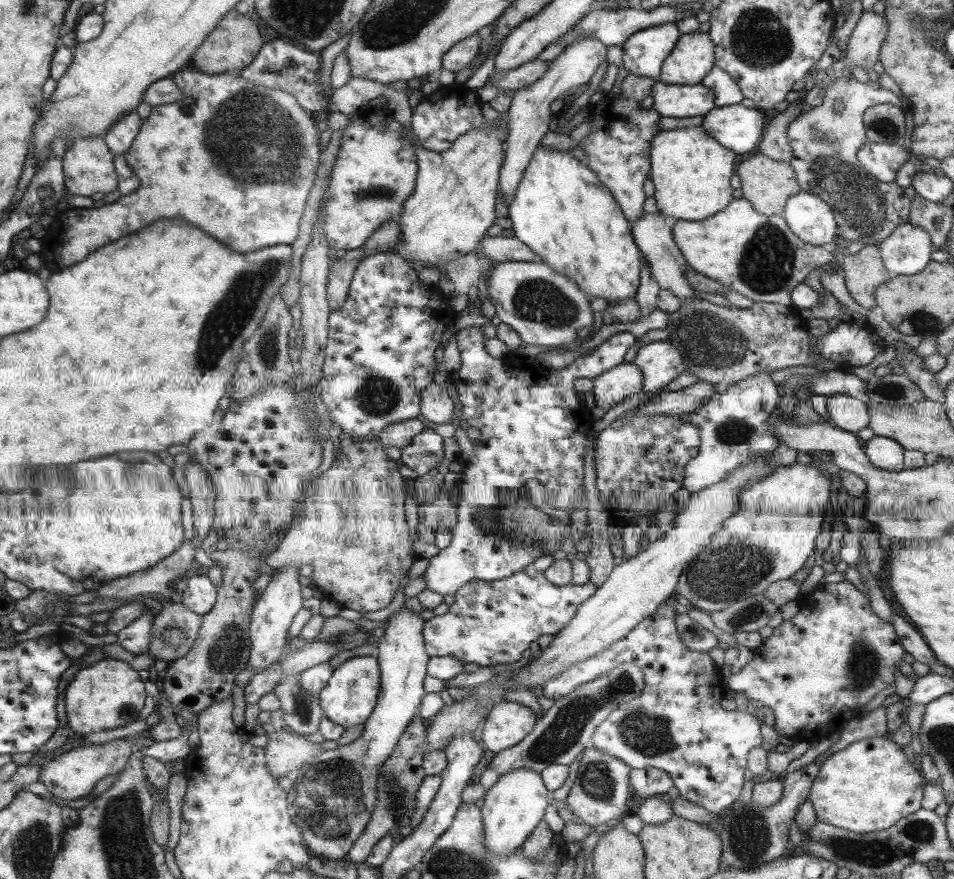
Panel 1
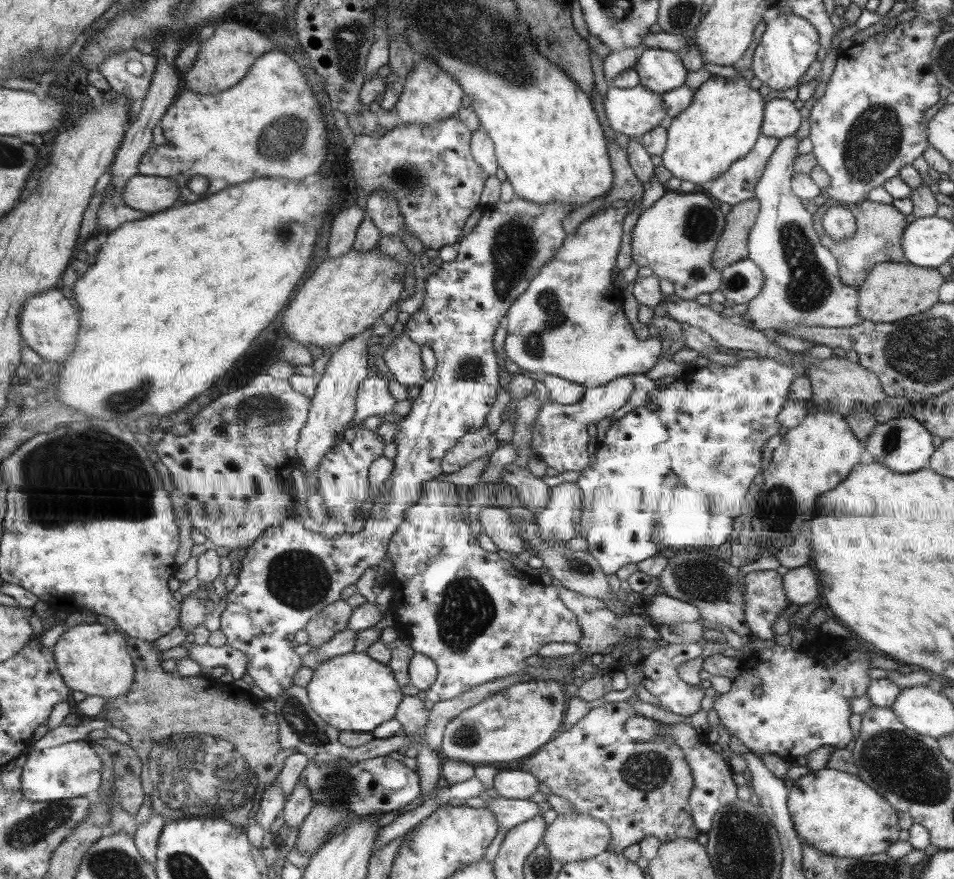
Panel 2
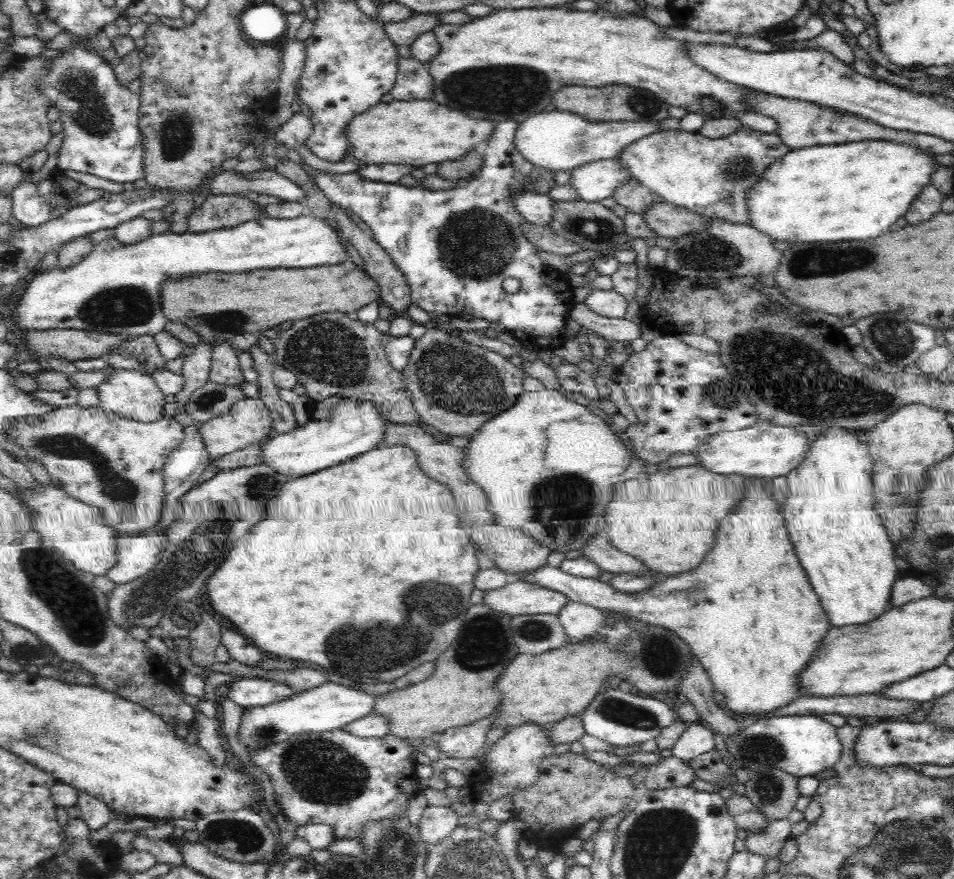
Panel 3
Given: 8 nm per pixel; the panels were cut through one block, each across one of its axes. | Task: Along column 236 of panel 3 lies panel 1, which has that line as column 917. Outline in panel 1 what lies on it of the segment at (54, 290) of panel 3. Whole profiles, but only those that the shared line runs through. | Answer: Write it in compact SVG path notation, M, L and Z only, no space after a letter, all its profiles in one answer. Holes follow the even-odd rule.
M909 222L898 224L877 247L886 270L894 276L910 276L922 272L935 250L929 233Z

